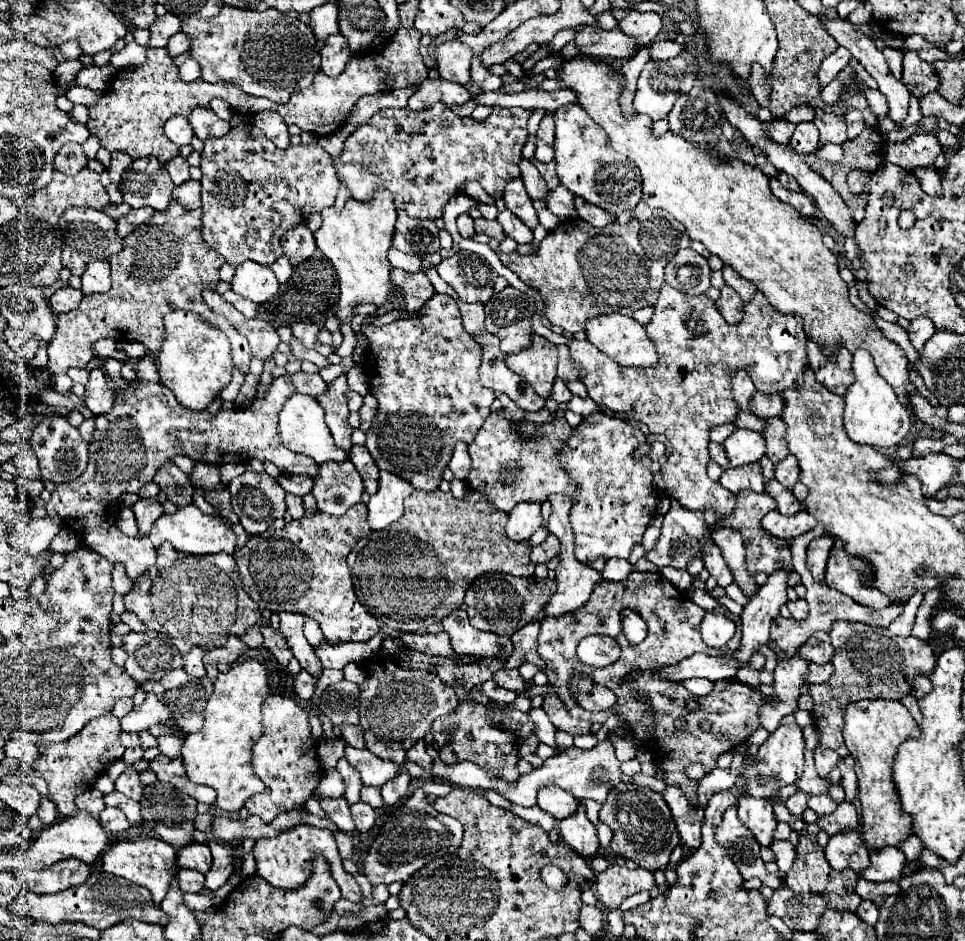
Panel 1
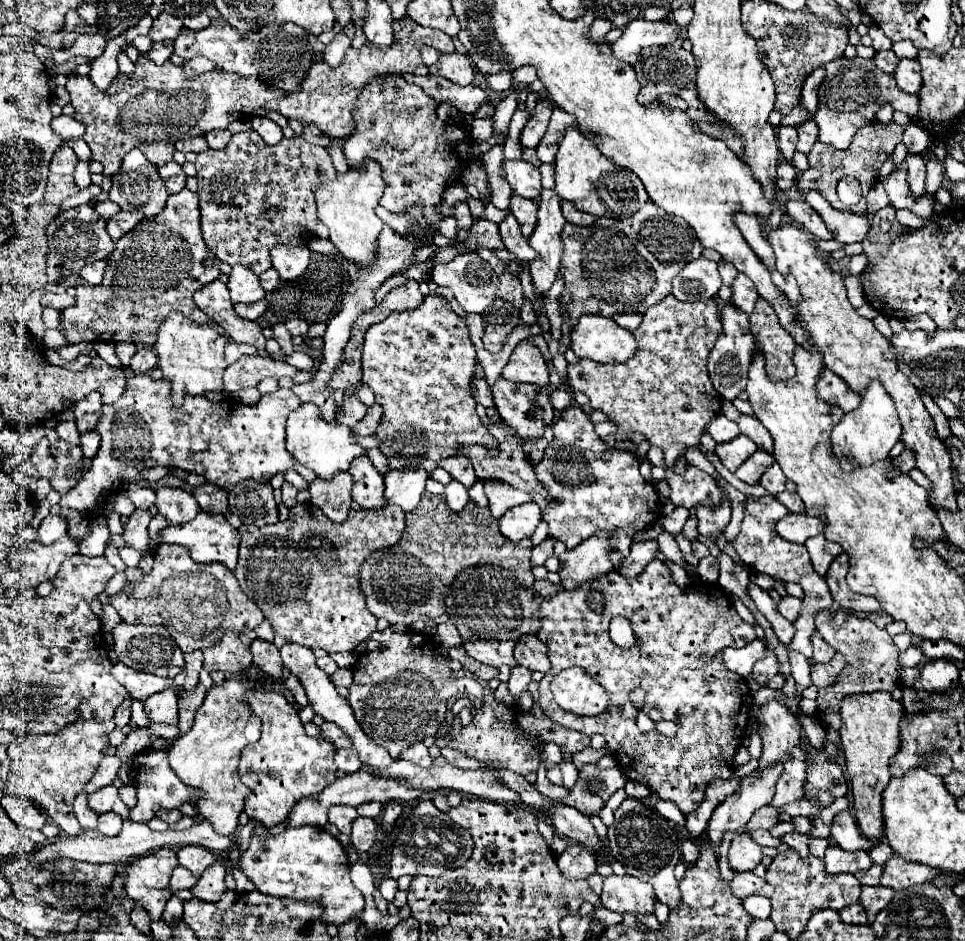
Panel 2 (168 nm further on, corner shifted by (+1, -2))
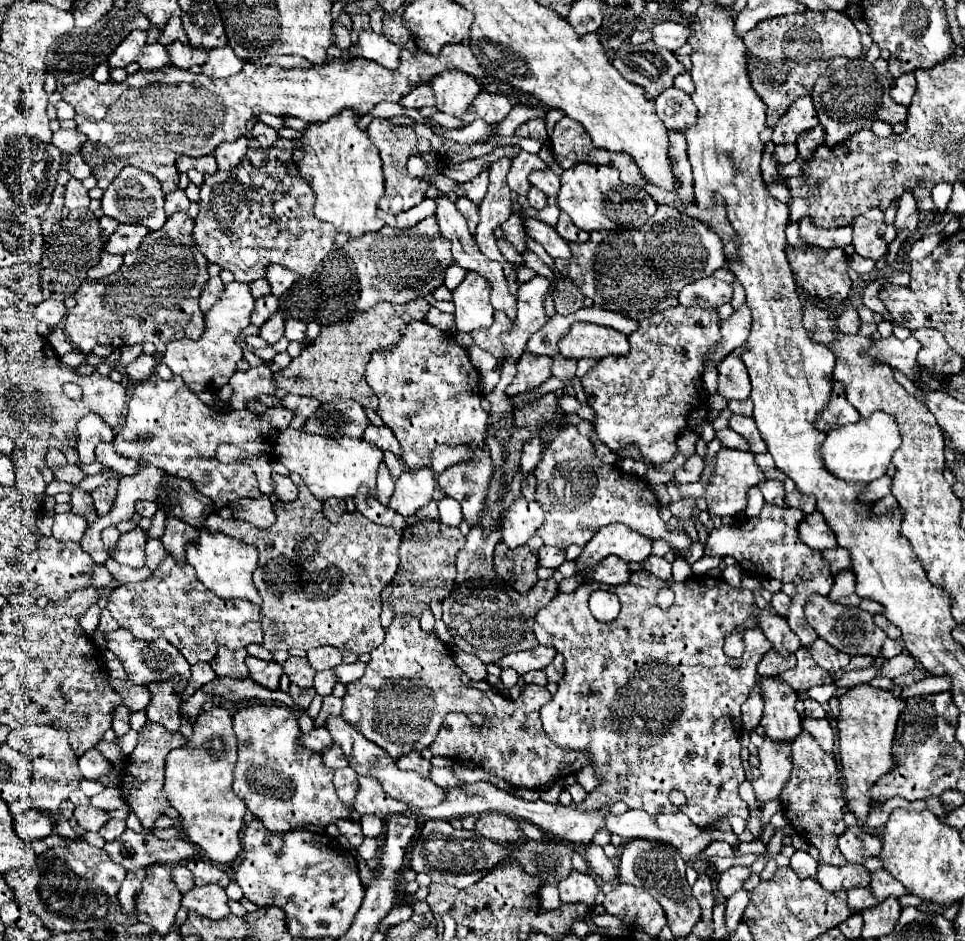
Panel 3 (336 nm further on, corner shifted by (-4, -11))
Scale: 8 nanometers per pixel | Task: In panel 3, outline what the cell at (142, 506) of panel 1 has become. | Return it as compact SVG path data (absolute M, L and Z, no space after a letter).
M136 527L130 533L122 535L118 541L118 553L114 559L128 567L144 567L146 565L146 531Z

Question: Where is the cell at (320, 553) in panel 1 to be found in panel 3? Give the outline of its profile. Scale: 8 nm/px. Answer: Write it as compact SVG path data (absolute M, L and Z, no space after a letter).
M300 487L300 495L292 503L274 503L278 515L276 523L268 529L258 529L250 523L236 519L222 519L218 513L206 517L206 529L234 535L244 543L252 543L258 549L258 569L254 571L254 585L262 597L262 629L264 647L274 649L302 649L310 651L322 645L336 647L338 651L364 655L372 653L384 641L384 629L380 625L380 591L392 581L398 567L400 533L392 527L374 525L362 513L344 513L338 525L330 523L322 513L322 503Z

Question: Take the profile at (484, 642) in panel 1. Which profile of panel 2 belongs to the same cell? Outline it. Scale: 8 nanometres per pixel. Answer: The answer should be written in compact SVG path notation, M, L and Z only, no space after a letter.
M475 640L475 642L465 642L465 648L471 658L485 662L489 666L499 668L501 664L507 666L517 666L517 660L513 658L513 650L517 646L517 640Z

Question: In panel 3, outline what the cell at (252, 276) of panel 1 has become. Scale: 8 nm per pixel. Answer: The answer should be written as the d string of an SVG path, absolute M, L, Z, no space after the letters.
M230 283L226 285L220 301L204 315L206 319L206 331L200 339L179 339L168 343L162 363L170 367L174 375L180 375L190 391L218 391L222 389L228 379L236 371L236 363L242 359L242 349L234 343L234 339L240 335L244 327L250 325L250 313L254 309L254 297L250 293L248 283Z

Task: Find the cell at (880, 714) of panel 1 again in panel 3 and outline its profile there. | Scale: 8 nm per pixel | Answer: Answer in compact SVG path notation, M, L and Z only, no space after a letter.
M856 685L846 695L840 697L840 715L836 721L838 721L842 783L846 787L844 799L862 825L866 825L872 807L870 787L878 781L880 775L894 769L892 741L896 735L896 723L902 709L904 709L904 701L896 699L892 691L874 689L870 685Z

